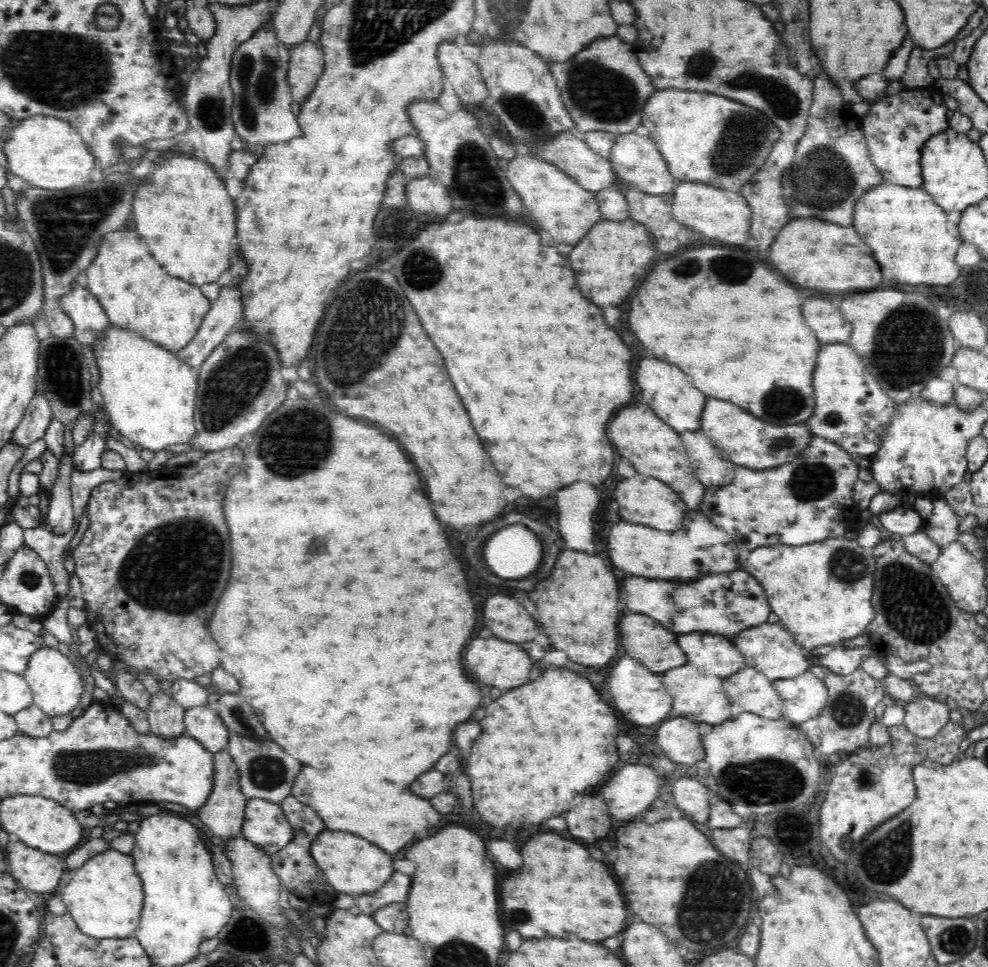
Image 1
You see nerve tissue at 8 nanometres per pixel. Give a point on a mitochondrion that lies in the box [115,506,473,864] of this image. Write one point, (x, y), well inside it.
(266, 772)

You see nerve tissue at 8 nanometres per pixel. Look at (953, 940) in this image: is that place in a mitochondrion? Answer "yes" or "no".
yes

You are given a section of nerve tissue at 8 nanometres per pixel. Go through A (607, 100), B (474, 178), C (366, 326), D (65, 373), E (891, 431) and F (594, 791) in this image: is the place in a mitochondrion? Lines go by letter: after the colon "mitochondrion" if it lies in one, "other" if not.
A: mitochondrion
B: mitochondrion
C: mitochondrion
D: mitochondrion
E: other
F: other

